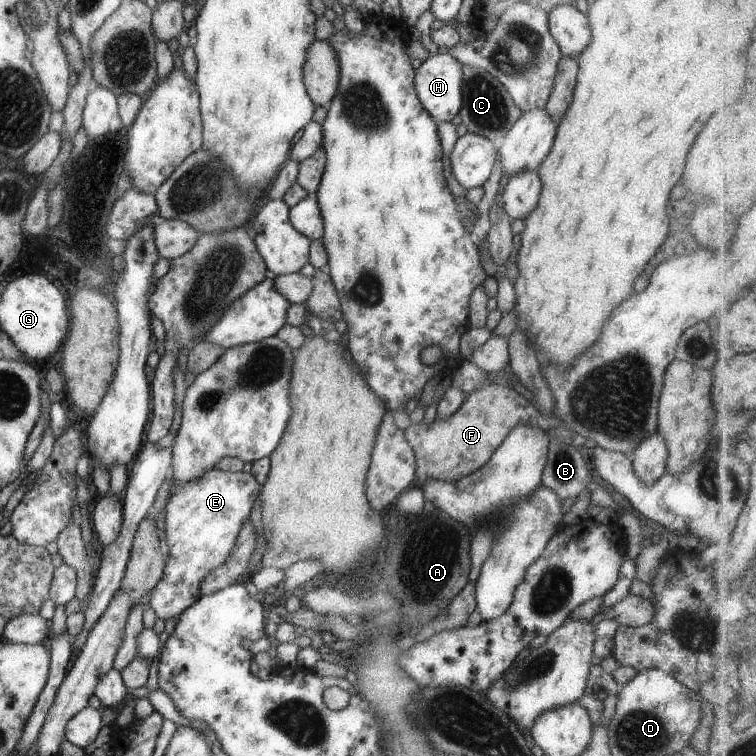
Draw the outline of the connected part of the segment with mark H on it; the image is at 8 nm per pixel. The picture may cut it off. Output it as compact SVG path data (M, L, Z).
M439 50L435 56L429 56L414 70L414 90L417 99L429 117L437 124L450 122L461 107L461 64L455 61L445 50Z

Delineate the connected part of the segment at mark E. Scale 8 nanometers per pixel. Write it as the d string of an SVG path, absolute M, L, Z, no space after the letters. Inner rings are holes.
M211 468L201 477L185 483L174 483L171 476L168 479L171 486L163 508L165 536L161 542L166 560L147 602L155 617L163 621L179 617L194 604L200 597L201 580L230 558L235 538L260 491L253 476L242 471L229 473Z

